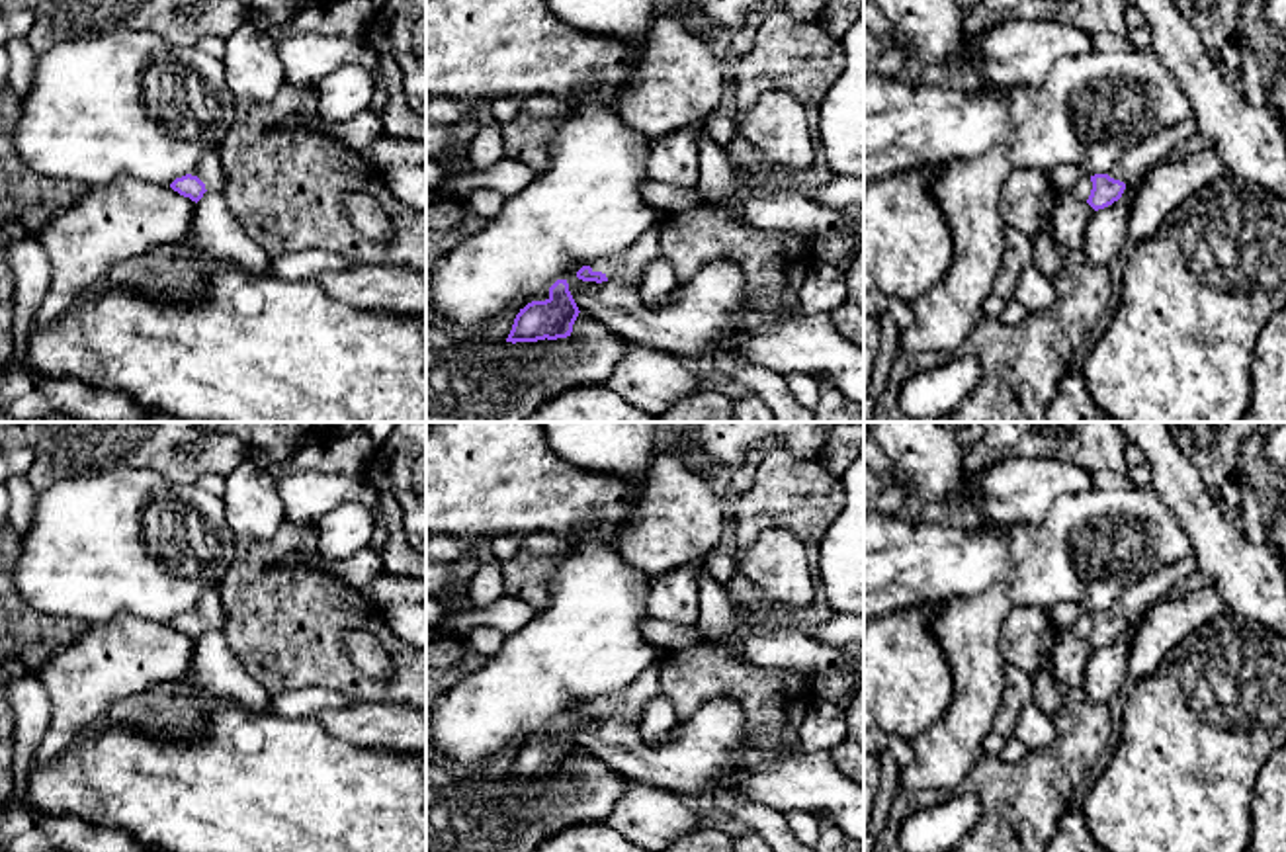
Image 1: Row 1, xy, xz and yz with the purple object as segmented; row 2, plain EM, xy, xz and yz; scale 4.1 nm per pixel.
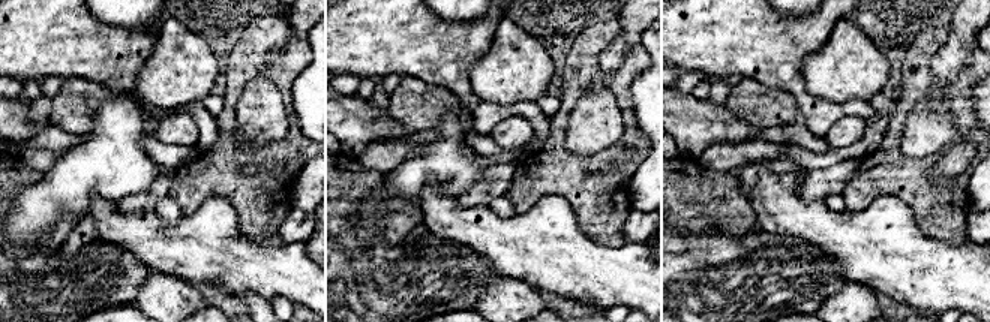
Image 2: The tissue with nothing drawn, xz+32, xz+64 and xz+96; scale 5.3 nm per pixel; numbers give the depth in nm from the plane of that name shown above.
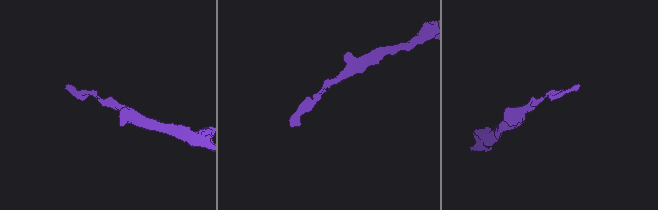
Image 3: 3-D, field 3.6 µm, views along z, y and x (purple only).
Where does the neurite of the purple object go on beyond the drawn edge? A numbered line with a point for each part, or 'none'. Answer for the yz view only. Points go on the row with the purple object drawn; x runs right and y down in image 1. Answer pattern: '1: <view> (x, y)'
1: yz (1134, 163)

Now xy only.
1: xy (210, 170)

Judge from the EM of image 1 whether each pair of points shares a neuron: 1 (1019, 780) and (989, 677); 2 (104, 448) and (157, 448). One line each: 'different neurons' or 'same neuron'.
1: different neurons
2: same neuron

